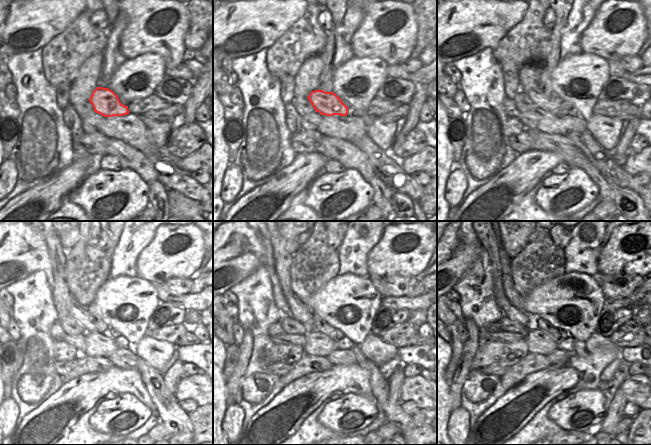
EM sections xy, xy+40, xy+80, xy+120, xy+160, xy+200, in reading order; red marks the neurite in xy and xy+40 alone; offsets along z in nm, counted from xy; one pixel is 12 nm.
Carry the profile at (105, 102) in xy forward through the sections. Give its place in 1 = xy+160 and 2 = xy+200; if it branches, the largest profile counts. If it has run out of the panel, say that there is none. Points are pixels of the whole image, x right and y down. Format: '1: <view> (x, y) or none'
1: xy+160 (282, 260)
2: xy+200 (516, 300)

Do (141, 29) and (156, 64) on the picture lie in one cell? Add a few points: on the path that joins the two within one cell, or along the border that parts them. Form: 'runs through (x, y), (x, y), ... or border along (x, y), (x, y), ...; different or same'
border along (128, 59), (143, 54), (158, 54), (166, 68); different

